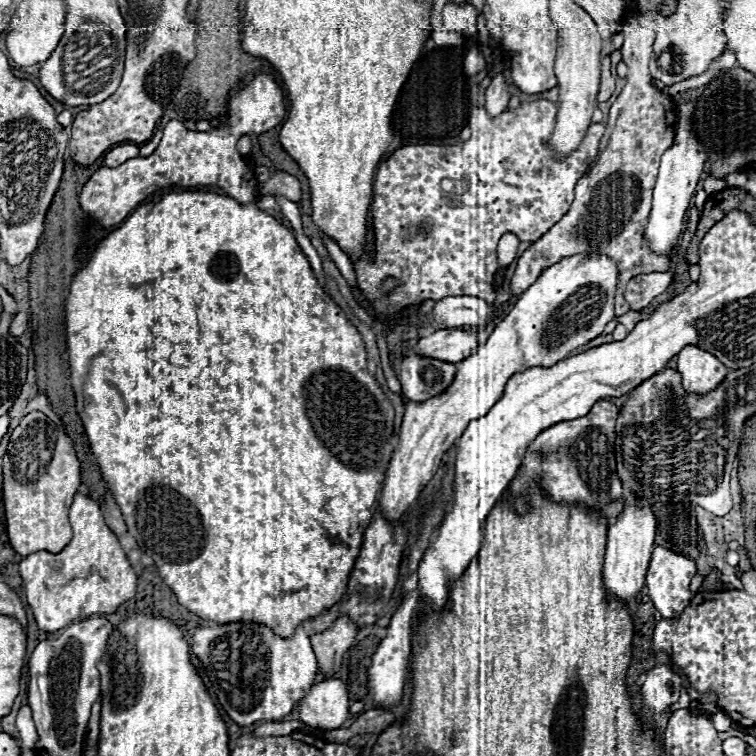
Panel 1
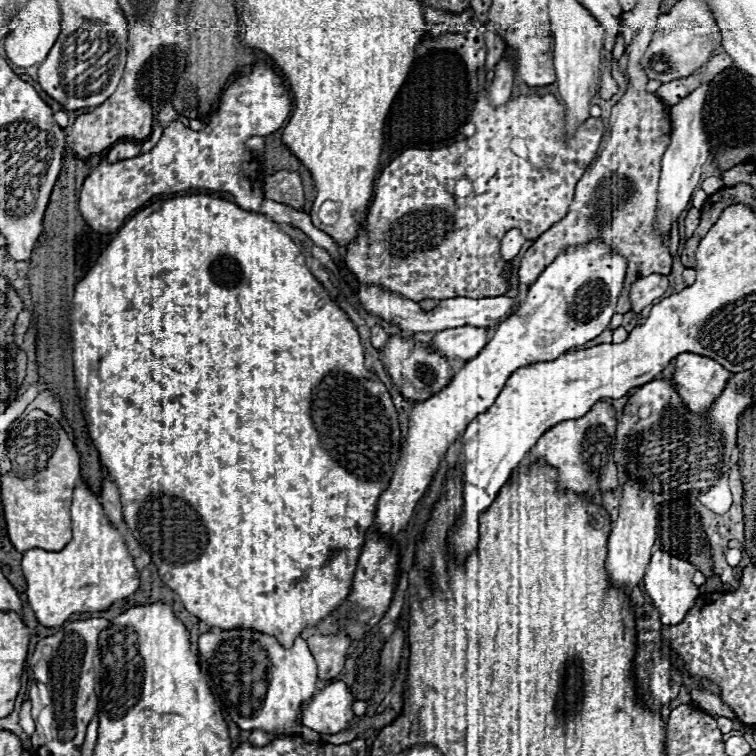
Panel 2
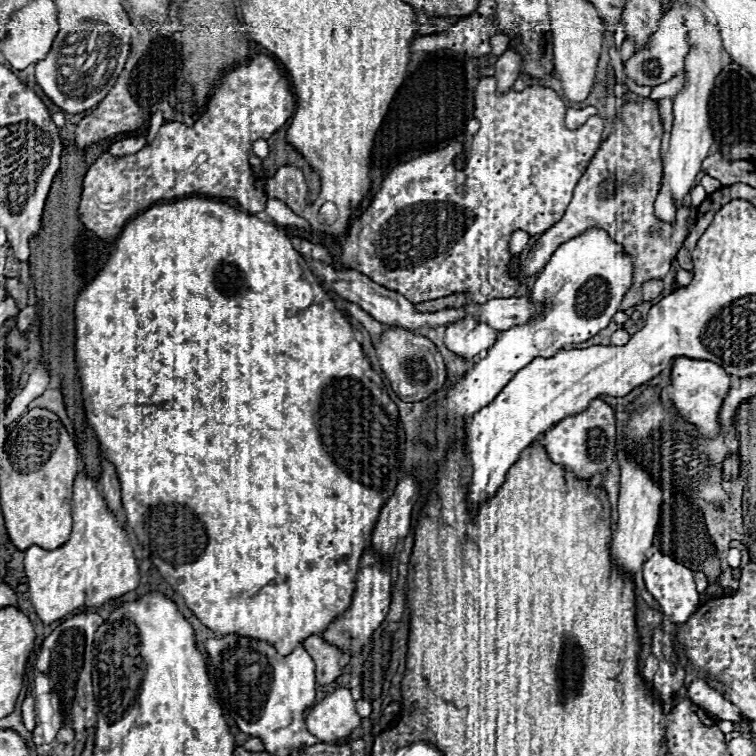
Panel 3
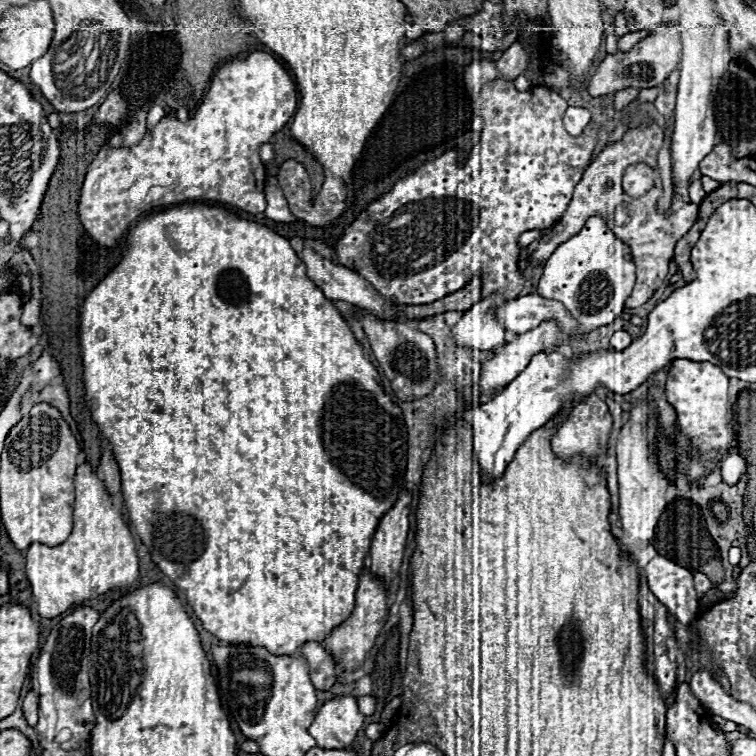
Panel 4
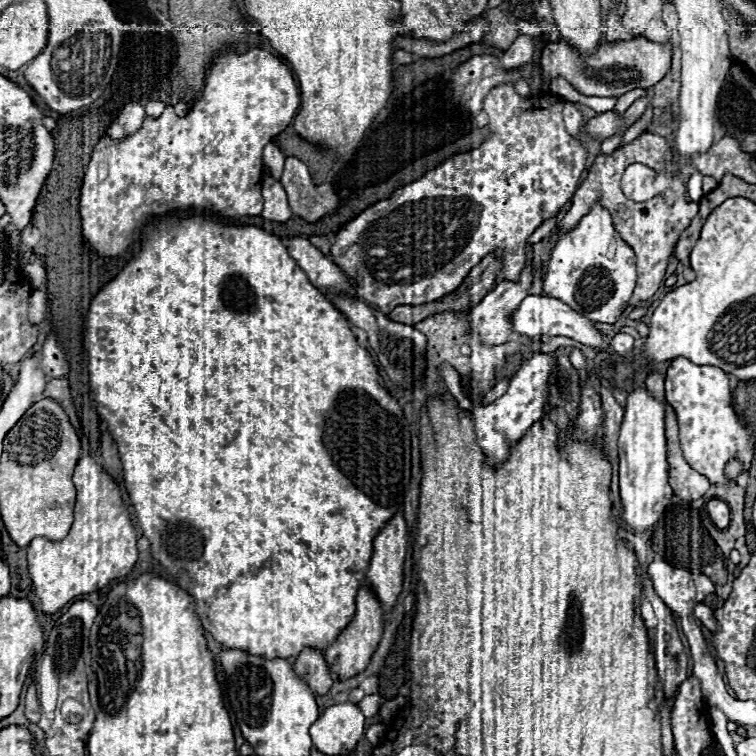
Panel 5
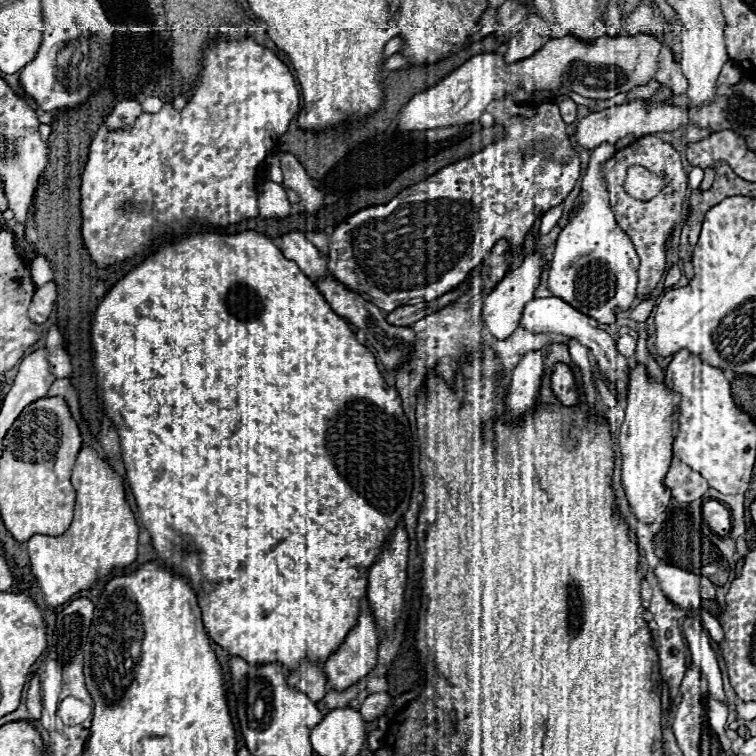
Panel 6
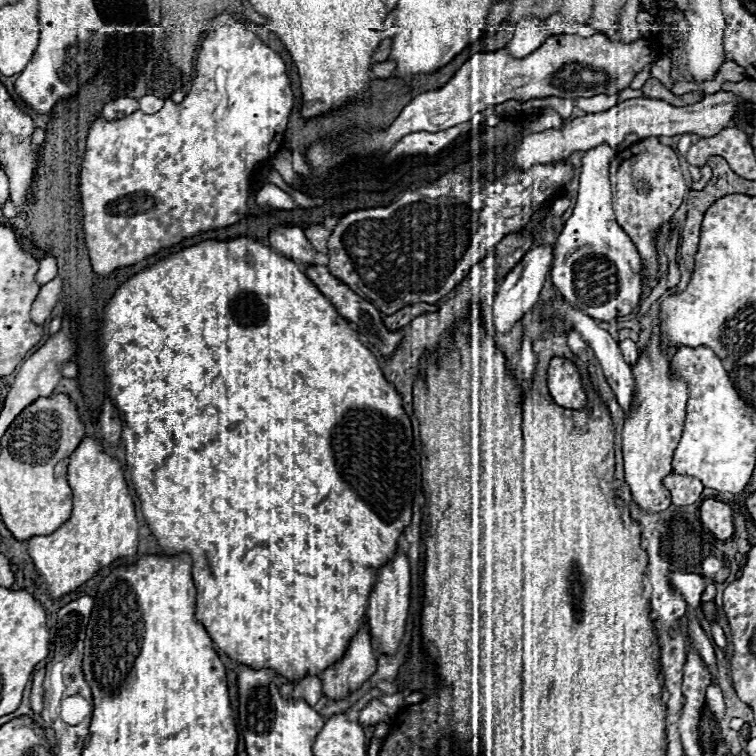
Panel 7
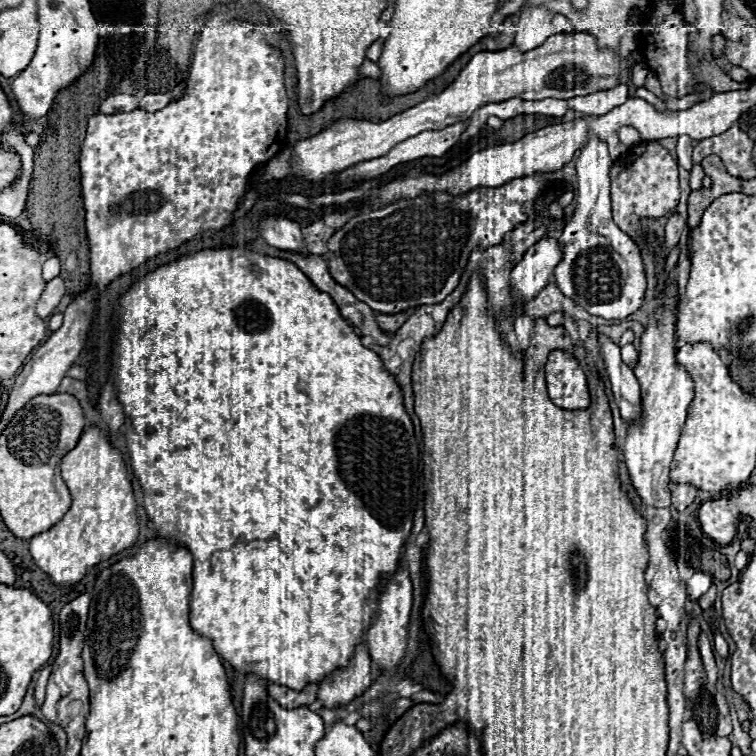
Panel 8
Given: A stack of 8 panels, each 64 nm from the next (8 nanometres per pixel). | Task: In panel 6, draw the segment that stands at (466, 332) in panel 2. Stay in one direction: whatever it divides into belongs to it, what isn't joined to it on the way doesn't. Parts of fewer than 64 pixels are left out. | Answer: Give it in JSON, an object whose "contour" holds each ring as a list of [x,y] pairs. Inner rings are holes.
{"contour":[[[530,254],[530,256],[526,256],[524,262],[522,262],[518,268],[514,268],[512,272],[508,272],[508,274],[498,282],[498,286],[488,294],[488,298],[486,298],[486,302],[484,302],[482,314],[484,314],[486,324],[488,324],[488,328],[490,328],[490,332],[492,332],[494,338],[504,340],[504,338],[508,338],[508,336],[518,328],[520,316],[522,316],[522,312],[524,312],[524,306],[526,306],[530,300],[534,300],[536,288],[538,288],[538,284],[540,284],[540,274],[542,274],[542,270],[544,270],[544,264],[546,264],[546,262],[544,262],[544,258],[540,258],[540,254]]]}

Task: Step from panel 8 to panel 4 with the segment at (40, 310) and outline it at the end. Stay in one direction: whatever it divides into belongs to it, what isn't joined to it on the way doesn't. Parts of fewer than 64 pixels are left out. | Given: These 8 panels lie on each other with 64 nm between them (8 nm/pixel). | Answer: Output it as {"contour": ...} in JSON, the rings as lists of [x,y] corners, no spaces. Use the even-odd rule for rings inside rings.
{"contour":[[[32,296],[26,304],[24,304],[24,314],[22,314],[22,324],[24,326],[32,326],[36,324],[40,318],[40,298]]]}

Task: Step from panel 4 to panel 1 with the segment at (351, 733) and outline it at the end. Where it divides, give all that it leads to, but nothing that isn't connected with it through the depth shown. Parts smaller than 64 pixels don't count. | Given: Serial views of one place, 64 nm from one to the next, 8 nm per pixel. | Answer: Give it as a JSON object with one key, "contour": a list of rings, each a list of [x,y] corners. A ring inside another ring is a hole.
{"contour":[[[328,678],[314,684],[312,690],[298,702],[300,720],[312,728],[338,730],[348,718],[348,690],[340,680]]]}

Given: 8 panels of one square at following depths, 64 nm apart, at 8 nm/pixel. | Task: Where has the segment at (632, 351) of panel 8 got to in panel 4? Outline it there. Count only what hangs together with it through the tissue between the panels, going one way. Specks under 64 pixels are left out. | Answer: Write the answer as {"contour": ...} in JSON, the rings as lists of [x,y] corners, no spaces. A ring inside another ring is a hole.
{"contour":[[[624,330],[614,332],[614,336],[610,338],[610,346],[614,350],[618,350],[618,352],[622,352],[624,348],[628,348],[628,344],[632,344],[632,336],[628,332],[624,332]]]}

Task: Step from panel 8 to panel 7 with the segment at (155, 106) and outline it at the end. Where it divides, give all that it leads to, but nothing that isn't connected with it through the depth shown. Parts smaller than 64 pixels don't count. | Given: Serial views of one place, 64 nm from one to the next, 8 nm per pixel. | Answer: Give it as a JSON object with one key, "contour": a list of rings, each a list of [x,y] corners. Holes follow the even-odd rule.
{"contour":[[[146,94],[140,98],[140,110],[146,114],[154,114],[164,106],[164,98],[156,98],[152,94]]]}

